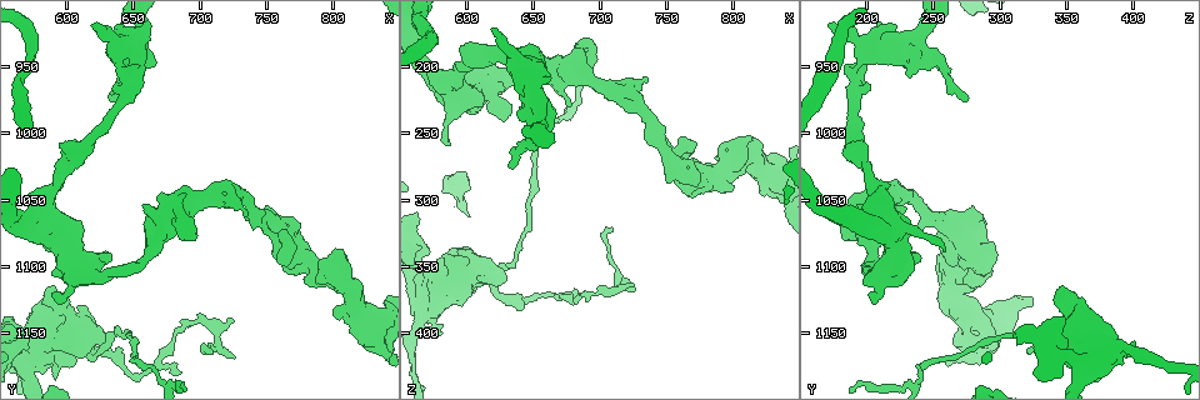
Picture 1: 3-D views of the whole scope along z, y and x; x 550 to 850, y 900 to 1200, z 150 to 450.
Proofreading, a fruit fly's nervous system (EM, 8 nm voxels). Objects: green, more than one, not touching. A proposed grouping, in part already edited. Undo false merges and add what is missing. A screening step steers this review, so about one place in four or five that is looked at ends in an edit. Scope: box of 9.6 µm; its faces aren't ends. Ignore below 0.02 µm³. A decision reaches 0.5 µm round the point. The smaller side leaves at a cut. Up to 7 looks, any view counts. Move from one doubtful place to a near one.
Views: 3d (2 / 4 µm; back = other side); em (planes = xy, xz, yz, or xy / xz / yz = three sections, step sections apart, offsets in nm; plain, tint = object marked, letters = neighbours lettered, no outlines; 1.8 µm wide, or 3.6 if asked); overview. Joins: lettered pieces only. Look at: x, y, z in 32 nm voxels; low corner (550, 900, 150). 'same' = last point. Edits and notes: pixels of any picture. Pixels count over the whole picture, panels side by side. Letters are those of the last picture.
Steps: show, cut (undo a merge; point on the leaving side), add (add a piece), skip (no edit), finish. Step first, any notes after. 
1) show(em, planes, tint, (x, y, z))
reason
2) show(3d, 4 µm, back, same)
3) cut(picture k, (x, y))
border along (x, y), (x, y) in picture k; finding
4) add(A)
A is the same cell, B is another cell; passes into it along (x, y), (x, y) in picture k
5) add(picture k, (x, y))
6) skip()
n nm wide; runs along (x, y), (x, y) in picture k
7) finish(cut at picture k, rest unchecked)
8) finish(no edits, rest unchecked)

show(em, xy, step 16, letters, (652, 932, 210))
thin neck

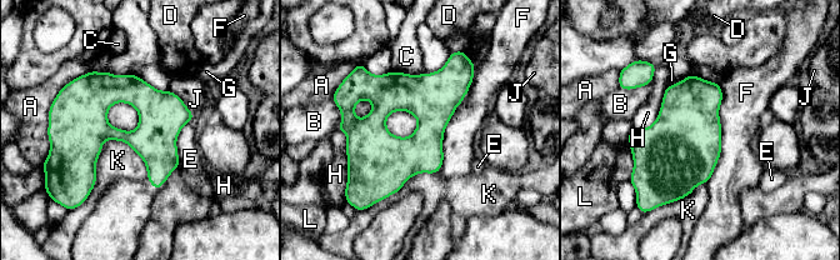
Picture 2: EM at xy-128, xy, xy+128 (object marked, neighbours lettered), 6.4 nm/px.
skip()
260 nm wide; A, B, C, D, E, F, G, H, J, K and L are other cells; runs along (189, 115), (149, 135), (68, 123) in picture 2; one cell here

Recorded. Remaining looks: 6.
show(3d, 2 µm, (584, 1070, 218))
four arms meet

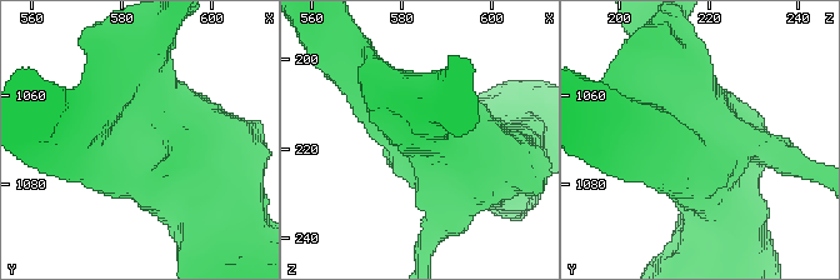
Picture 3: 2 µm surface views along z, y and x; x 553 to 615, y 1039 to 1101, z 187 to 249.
show(em, planes, tint, (582, 1070, 216))
4 arms; need the tissue

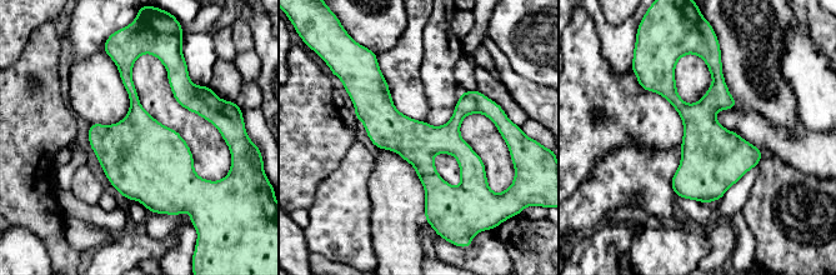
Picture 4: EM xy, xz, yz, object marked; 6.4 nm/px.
show(em, planes, letters, same)
see the neighbours

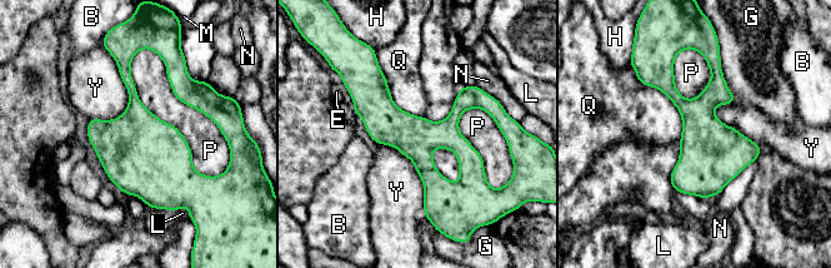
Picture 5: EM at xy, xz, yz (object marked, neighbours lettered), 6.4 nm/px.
skip()
B, E, G, H, L, M, N, P, Q and Y are other cells; border along (635, 72), (677, 109), (680, 138) in picture 5; continuous, no second cell

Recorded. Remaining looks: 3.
show(3d, 4 µm, (684, 1058, 194))
calibre changes

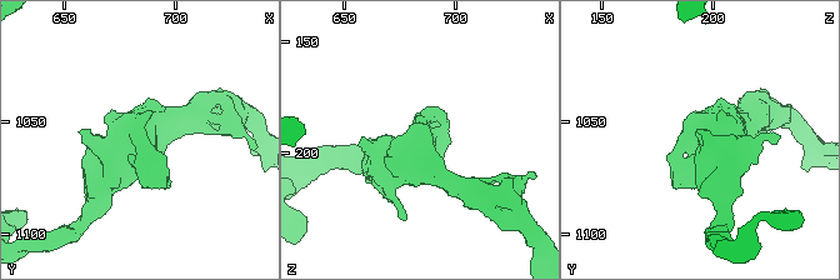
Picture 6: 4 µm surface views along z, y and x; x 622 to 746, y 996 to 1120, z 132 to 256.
show(em, 3.6 µm, planes, tint, (684, 1060, 194))
shape alone is not enough

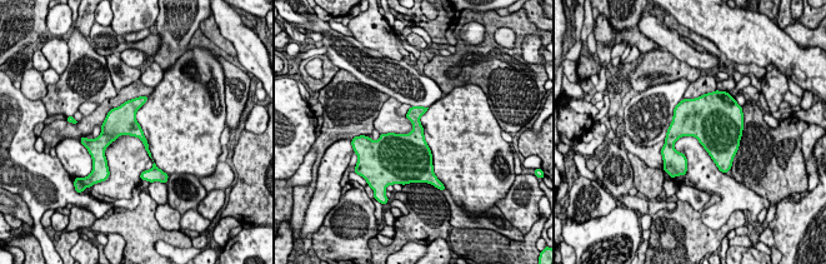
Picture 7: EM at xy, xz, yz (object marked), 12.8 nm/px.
show(em, 3.6 µm, planes, letters, same)
see the neighbours

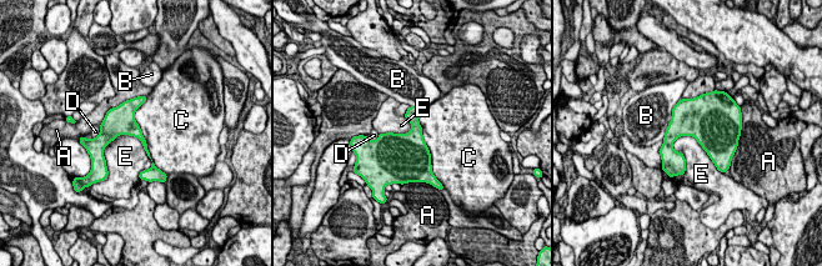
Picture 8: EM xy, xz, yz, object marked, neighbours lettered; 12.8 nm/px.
skip()
C touches over 950 nm; A, B, C, D and E are other cells; border along (103, 150), (133, 135), (151, 166) in picture 8; continuous, no second cell

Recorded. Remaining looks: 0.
finish(no edits, rest unchecked)

